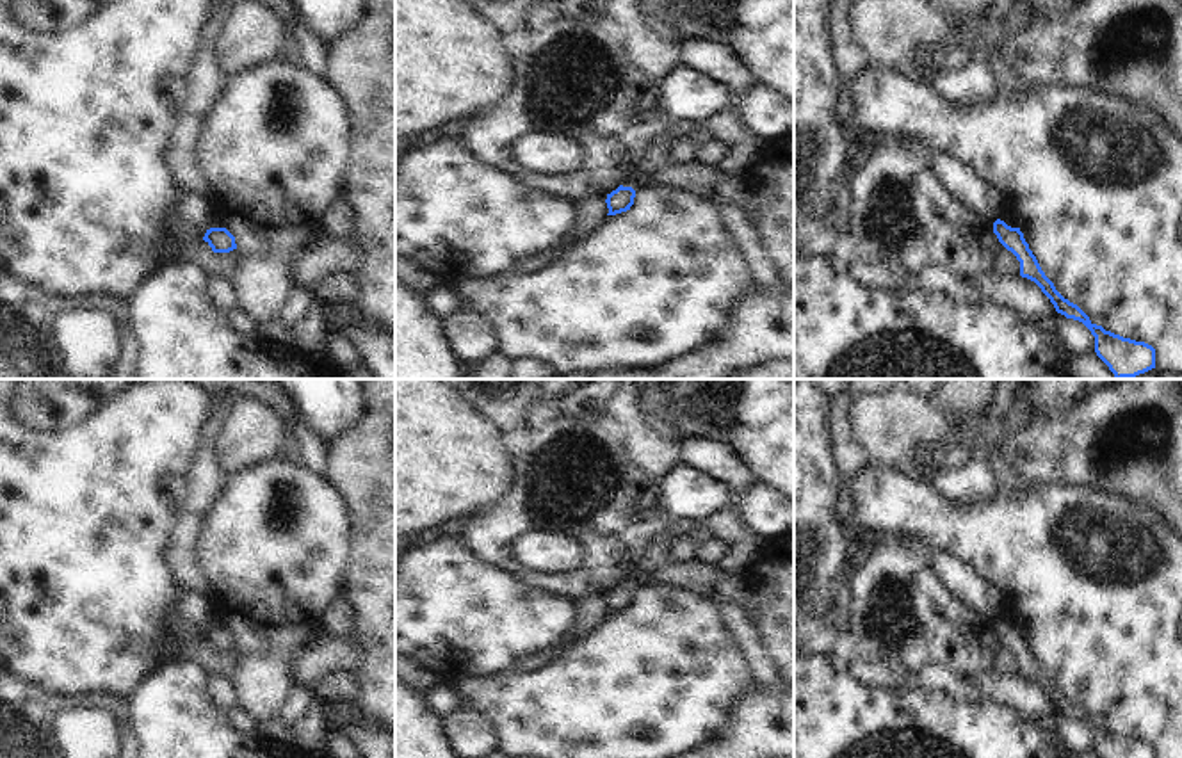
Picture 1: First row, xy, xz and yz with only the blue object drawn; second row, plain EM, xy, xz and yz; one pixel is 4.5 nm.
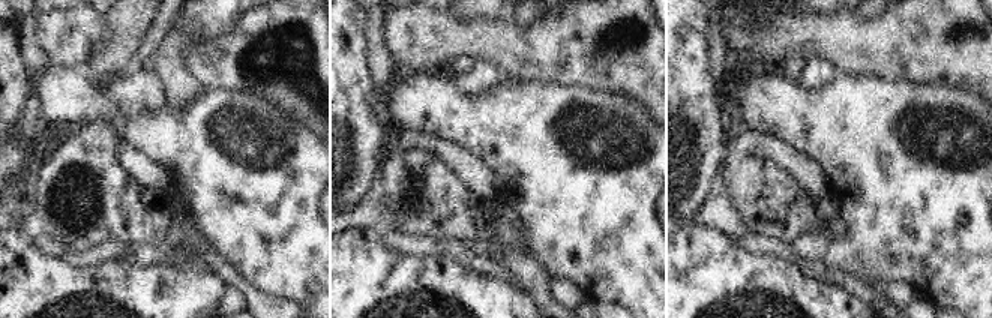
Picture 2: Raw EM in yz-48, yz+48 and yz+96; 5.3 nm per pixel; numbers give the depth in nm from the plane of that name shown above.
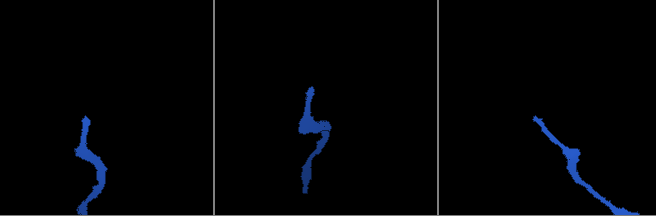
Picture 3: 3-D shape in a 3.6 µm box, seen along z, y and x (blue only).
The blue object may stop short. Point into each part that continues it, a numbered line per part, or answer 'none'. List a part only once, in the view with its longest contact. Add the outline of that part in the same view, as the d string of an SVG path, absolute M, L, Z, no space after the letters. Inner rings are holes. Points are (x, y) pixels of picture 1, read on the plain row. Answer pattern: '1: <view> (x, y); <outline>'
none

